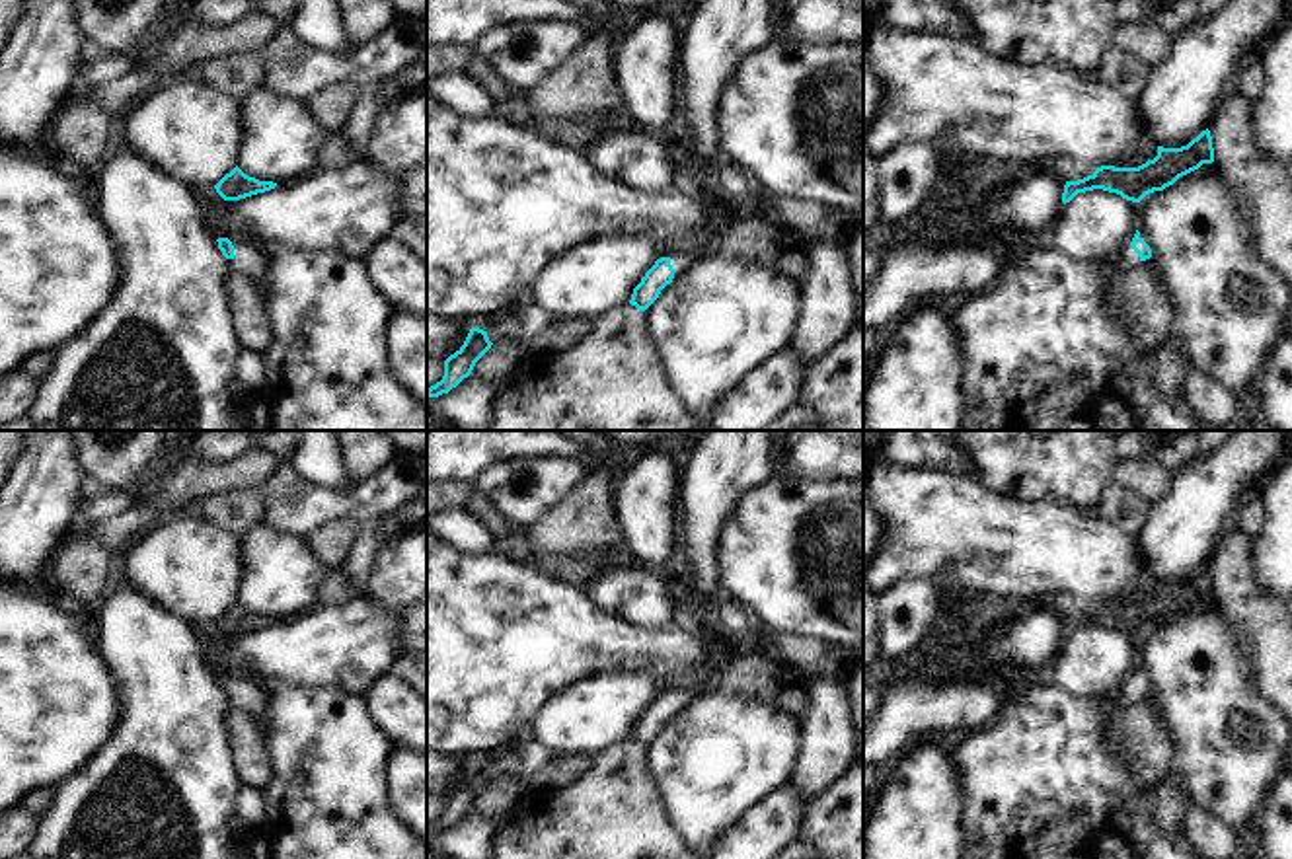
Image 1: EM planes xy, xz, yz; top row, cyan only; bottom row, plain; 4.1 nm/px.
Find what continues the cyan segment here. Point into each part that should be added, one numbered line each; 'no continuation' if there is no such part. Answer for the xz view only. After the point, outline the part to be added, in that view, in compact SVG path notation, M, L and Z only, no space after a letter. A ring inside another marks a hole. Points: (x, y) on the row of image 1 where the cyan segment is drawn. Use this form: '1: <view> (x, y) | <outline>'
1: xz (698, 252) | M694 245L682 253L676 253L670 257L670 265L674 271L682 269L684 265L692 265L694 261L700 261L709 255L707 245Z

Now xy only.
1: xy (252, 261) | M251 243L234 247L234 271L244 273L251 280L263 280L267 273L267 253Z

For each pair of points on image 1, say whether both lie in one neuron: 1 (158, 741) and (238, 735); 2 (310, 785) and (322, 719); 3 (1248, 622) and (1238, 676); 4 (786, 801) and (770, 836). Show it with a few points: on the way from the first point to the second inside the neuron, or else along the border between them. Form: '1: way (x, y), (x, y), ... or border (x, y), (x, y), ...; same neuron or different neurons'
1: border (227, 709), (227, 739), (232, 770), (238, 780); different neurons
2: way (322, 770), (322, 735); same neuron
3: border (1222, 608), (1255, 663), (1263, 690); different neurons
4: way (782, 809), (770, 828); same neuron

